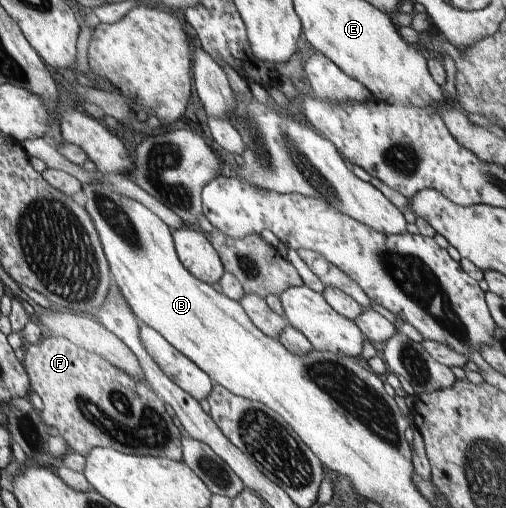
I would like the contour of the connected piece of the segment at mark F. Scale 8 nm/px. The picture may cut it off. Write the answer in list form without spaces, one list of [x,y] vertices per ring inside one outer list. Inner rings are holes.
[[[54,335],[42,339],[38,344],[30,345],[22,355],[29,380],[32,382],[31,390],[40,396],[44,404],[44,410],[39,412],[41,419],[54,433],[68,441],[70,451],[86,456],[93,448],[106,447],[117,449],[121,453],[166,457],[182,462],[182,437],[187,434],[176,416],[170,416],[166,400],[149,385],[135,381],[129,374],[96,353]]]

